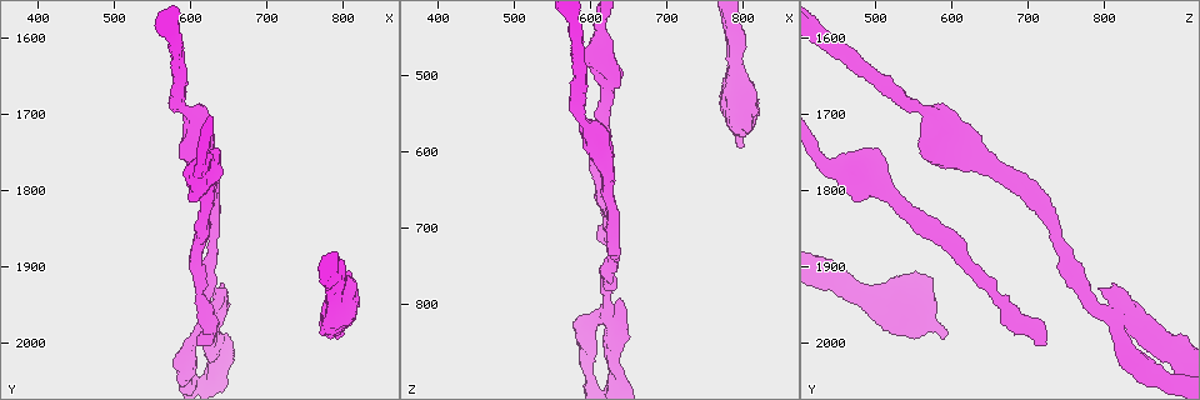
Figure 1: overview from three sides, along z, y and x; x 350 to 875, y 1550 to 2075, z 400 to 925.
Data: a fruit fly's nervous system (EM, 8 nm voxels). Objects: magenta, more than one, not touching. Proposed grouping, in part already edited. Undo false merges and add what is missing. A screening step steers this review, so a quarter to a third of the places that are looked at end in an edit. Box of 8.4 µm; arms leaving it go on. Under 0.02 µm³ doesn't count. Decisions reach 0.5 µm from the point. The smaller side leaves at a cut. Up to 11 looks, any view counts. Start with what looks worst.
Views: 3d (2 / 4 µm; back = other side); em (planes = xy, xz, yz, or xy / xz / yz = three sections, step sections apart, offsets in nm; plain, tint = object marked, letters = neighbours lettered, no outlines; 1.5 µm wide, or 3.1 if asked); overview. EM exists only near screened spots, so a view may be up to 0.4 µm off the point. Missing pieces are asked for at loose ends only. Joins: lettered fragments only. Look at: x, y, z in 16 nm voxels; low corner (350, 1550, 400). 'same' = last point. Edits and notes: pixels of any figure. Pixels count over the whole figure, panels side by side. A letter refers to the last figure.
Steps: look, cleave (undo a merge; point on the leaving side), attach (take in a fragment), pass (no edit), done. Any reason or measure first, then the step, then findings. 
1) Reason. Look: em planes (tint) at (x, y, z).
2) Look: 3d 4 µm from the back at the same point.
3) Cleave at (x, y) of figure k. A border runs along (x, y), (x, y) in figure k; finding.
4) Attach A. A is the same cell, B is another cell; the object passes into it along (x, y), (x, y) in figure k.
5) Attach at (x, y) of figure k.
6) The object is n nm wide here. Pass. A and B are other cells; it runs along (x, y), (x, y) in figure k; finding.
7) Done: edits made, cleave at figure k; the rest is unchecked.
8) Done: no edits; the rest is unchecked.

Free end. Look: em planes (letters) at (790, 1995, 585).

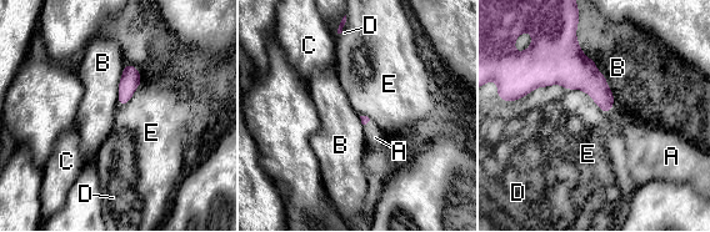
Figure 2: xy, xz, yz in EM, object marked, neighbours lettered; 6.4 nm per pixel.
Attach A. A is the same cell, B, C, D and E are other cells; the object passes into it along (588, 79), (610, 109), (636, 137) in figure 2; the neuron continues.

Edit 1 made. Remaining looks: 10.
Stops while still wide. Look: 3d 2 µm at (640, 1745, 495).

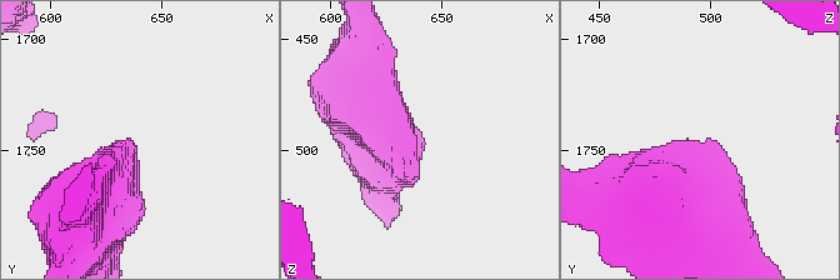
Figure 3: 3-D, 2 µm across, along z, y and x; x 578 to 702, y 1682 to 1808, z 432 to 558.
Now the EM. Look: em xz step 4 (letters) at (635, 1746, 491).

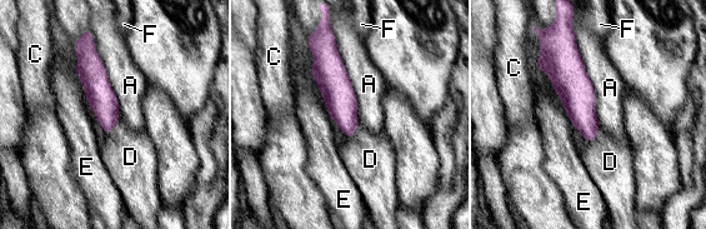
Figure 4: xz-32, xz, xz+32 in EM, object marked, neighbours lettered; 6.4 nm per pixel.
Pass. A, C, D, E and F are other cells; none of them fits.

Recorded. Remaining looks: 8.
Look: em planes (letters) at (630, 1865, 735).

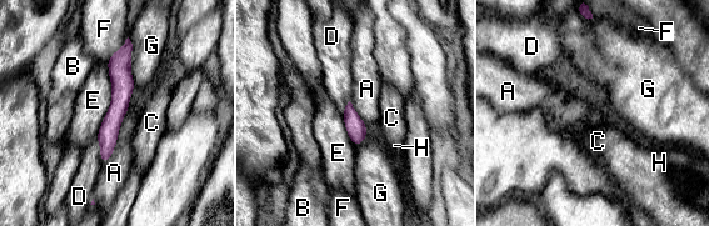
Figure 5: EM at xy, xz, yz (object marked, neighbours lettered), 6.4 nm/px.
The longest contact is with E, 500 nm. Pass. A, B, C, D, E, F, G and H are other cells; all the same neuron.

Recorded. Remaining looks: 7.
Done: edits made, attach at figure 2; the rest is unchecked.

